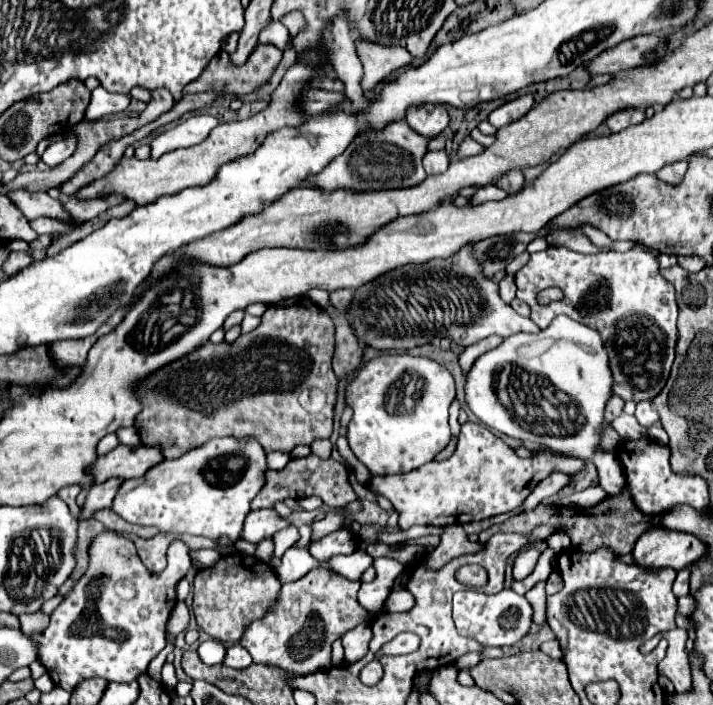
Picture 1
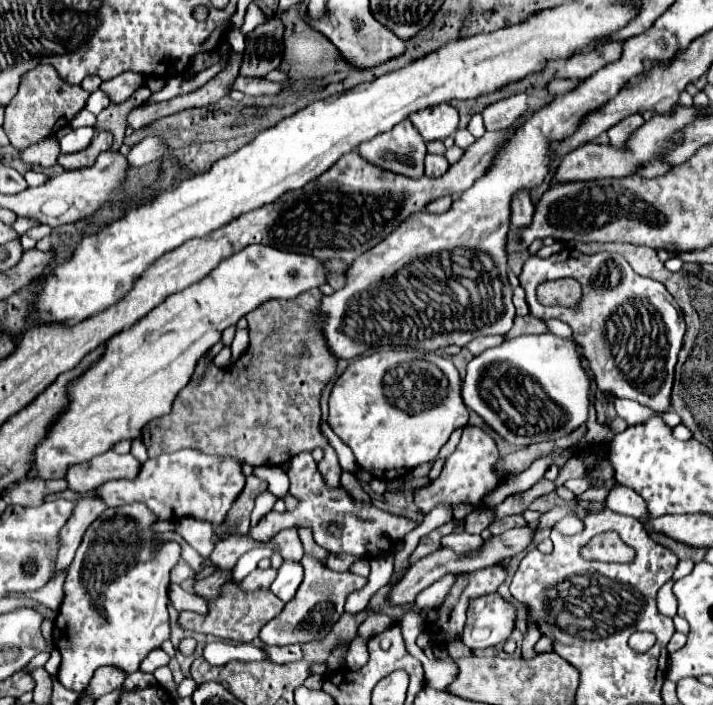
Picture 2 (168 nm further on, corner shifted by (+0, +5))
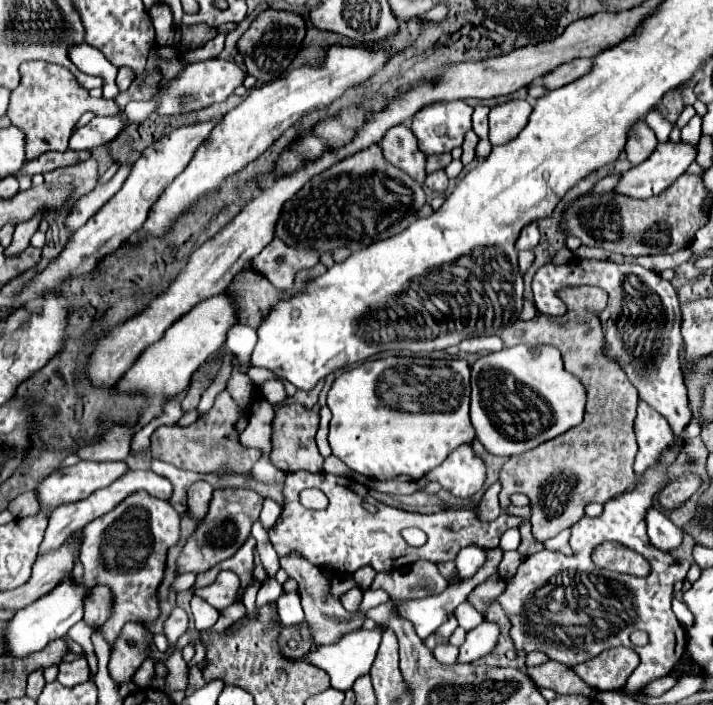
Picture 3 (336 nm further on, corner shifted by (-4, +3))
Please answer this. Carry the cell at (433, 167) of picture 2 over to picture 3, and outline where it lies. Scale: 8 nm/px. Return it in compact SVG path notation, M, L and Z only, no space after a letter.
M441 170L441 172L433 172L433 174L429 174L427 176L427 180L425 180L425 186L427 188L431 188L433 192L445 192L447 190L447 176L445 176L445 172Z

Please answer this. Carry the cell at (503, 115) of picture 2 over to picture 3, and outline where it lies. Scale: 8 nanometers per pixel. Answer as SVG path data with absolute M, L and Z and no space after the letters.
M511 100L491 108L489 114L491 146L499 146L513 140L527 126L529 114L531 114L531 104L527 100Z

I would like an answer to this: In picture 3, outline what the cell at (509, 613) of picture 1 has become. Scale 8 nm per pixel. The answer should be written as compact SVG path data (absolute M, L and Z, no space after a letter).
M487 620L481 626L469 630L463 646L459 646L457 662L471 664L471 662L483 658L485 654L489 654L497 642L497 634L499 634L499 628Z

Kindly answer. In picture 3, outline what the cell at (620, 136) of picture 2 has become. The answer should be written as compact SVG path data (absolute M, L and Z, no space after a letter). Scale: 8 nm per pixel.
M641 122L641 124L637 124L637 128L633 128L633 132L629 132L625 154L631 164L641 164L653 154L655 146L657 146L655 134L651 132L651 128L645 122Z

